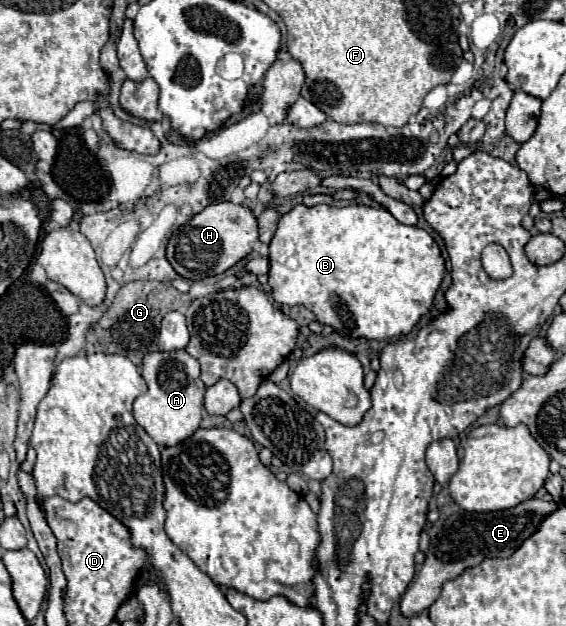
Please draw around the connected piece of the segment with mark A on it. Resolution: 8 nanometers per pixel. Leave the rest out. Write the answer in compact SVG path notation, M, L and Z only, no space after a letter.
M184 349L172 353L148 353L142 361L142 377L148 391L134 401L134 419L138 425L144 427L160 447L174 447L194 435L202 423L202 399L206 391L206 385L200 379L198 361Z

